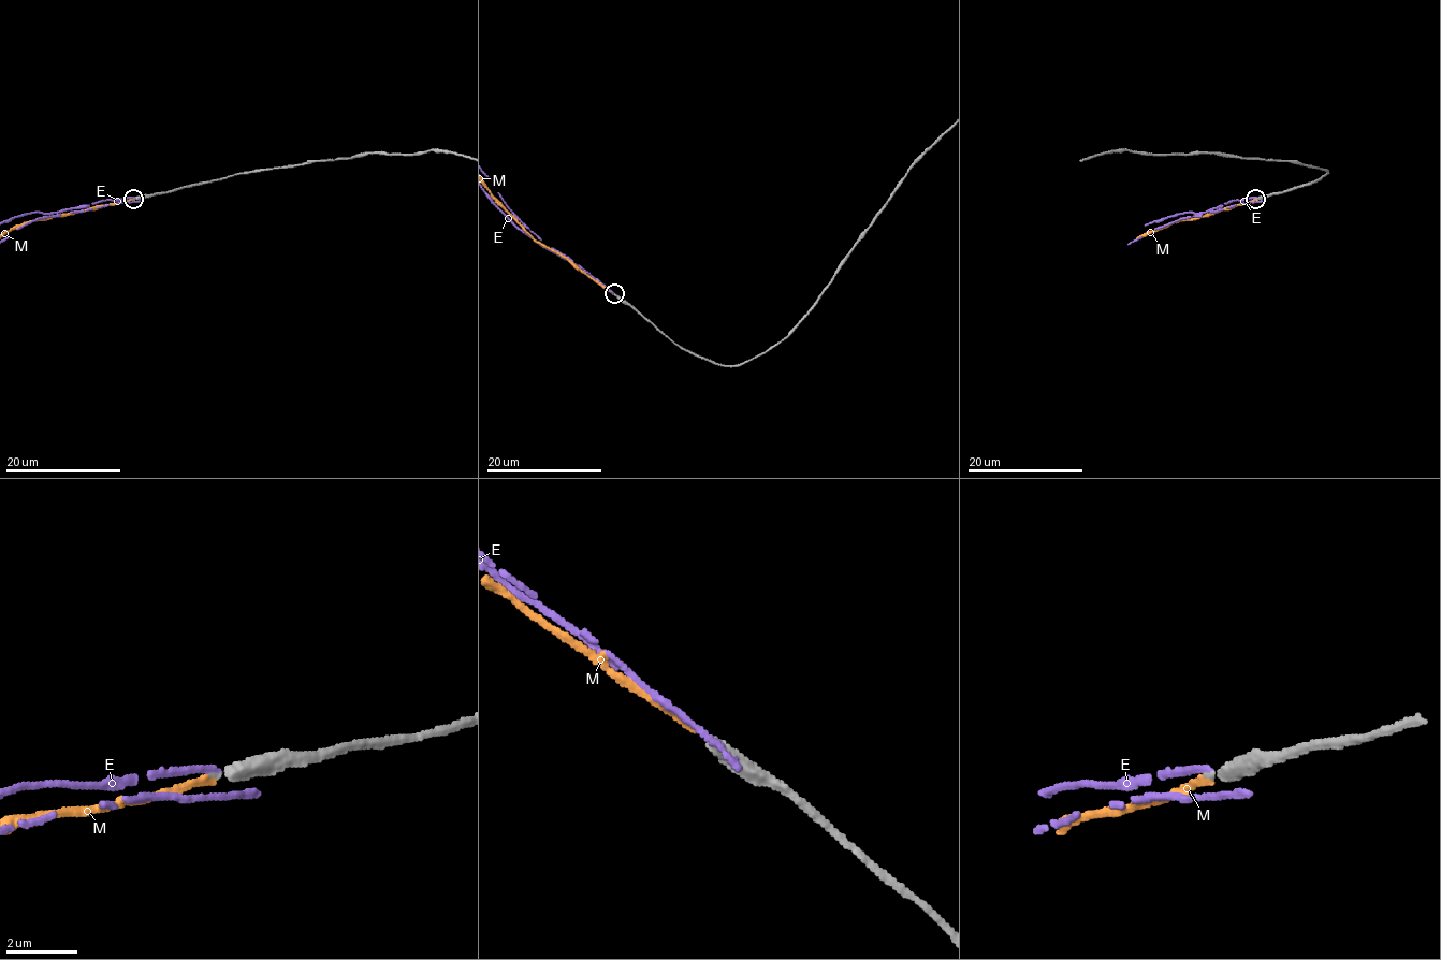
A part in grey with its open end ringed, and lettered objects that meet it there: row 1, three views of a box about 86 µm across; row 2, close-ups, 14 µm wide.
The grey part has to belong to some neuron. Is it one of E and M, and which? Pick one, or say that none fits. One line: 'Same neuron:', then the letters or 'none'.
Same neuron: M

